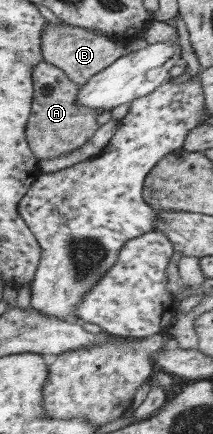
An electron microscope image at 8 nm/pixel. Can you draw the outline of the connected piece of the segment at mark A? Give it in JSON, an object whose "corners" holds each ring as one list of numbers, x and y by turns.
{"corners":[[46,61,33,70,36,92,33,99,32,117,28,123,28,141,40,160,55,160,61,154,69,154,85,146,99,130,99,112,91,107,79,107,77,98,81,85,69,78,65,71]]}

